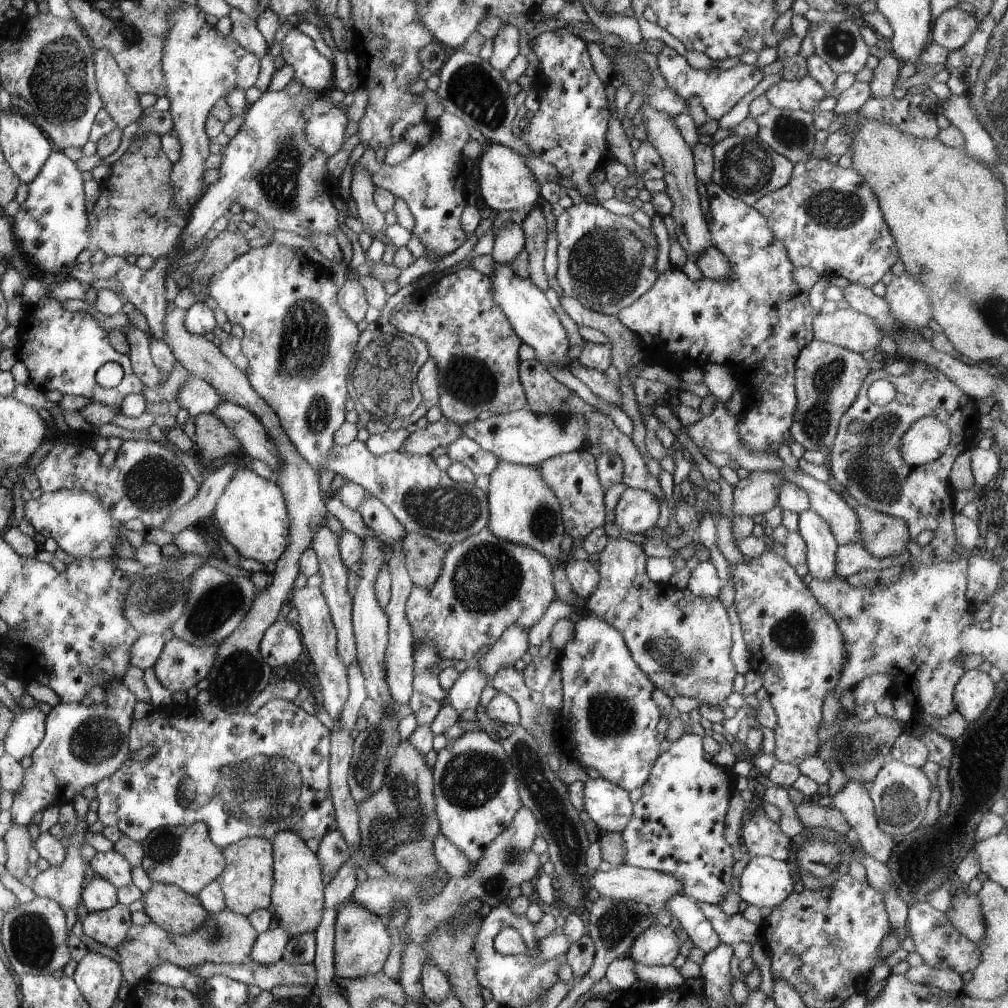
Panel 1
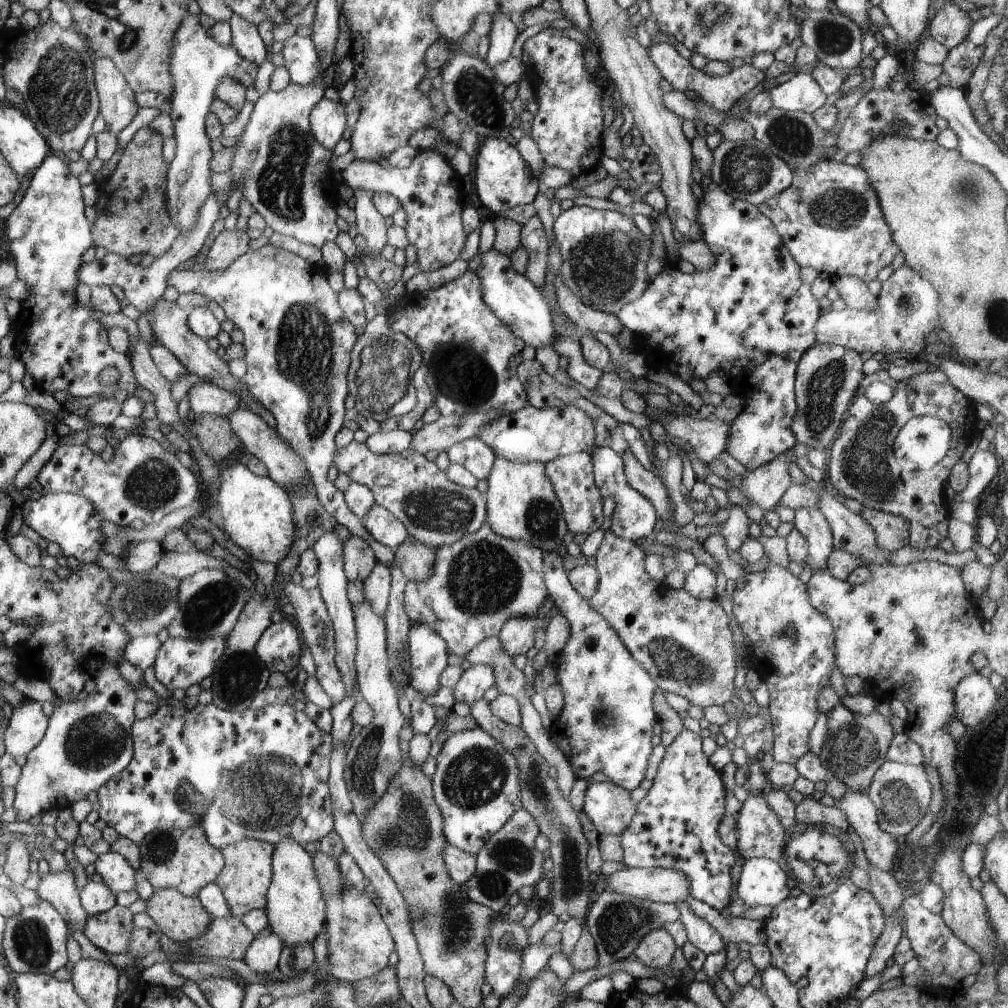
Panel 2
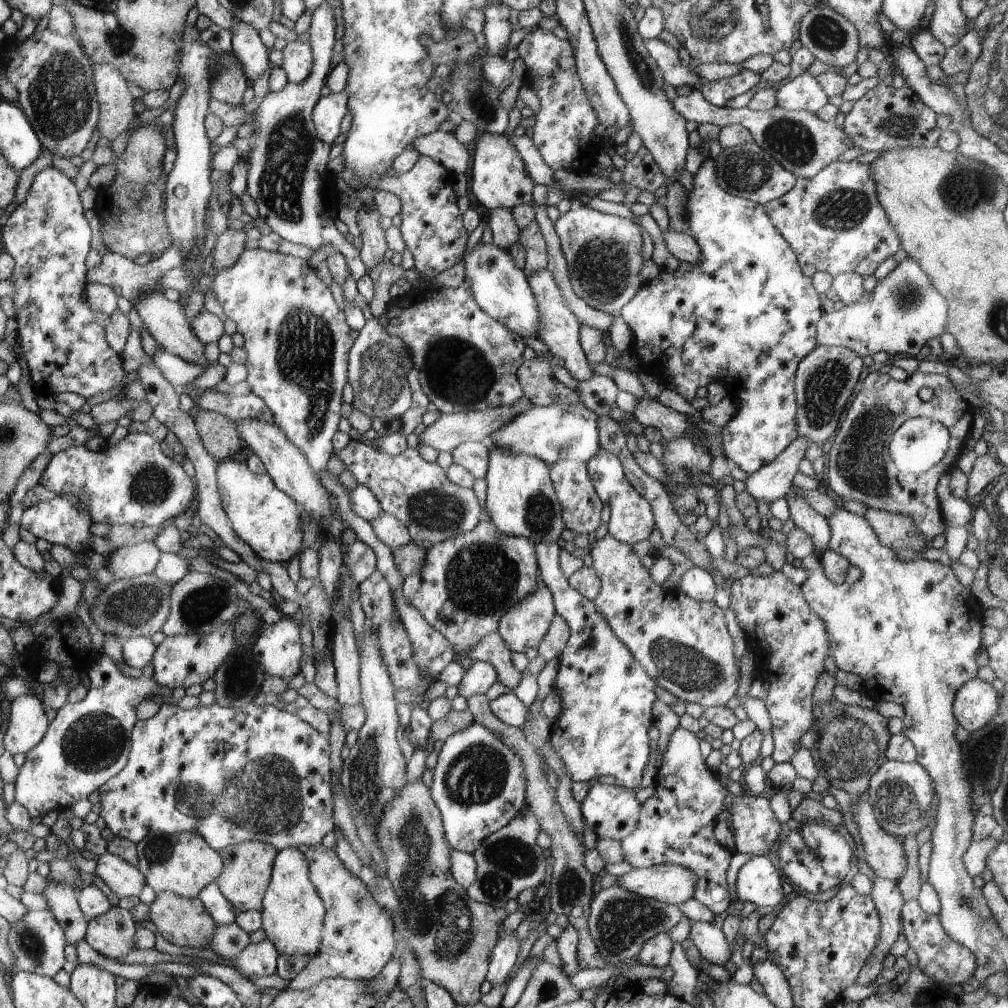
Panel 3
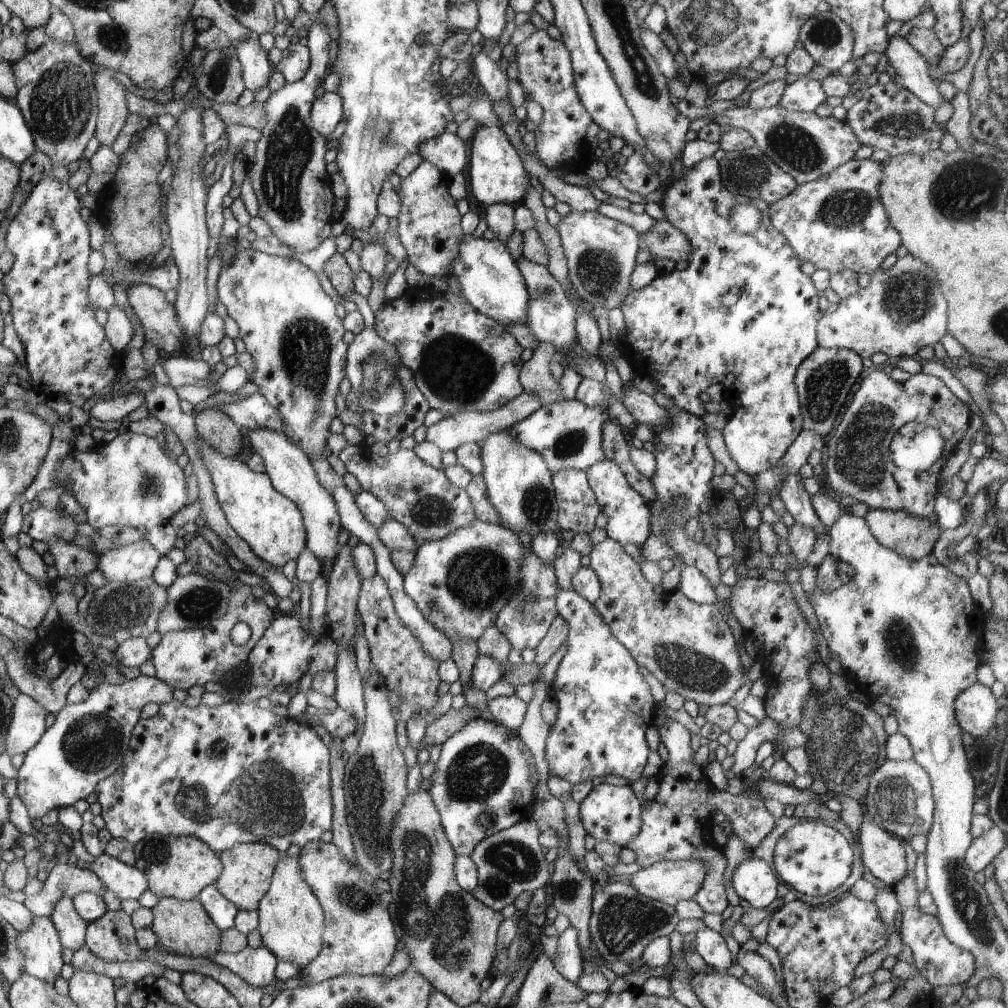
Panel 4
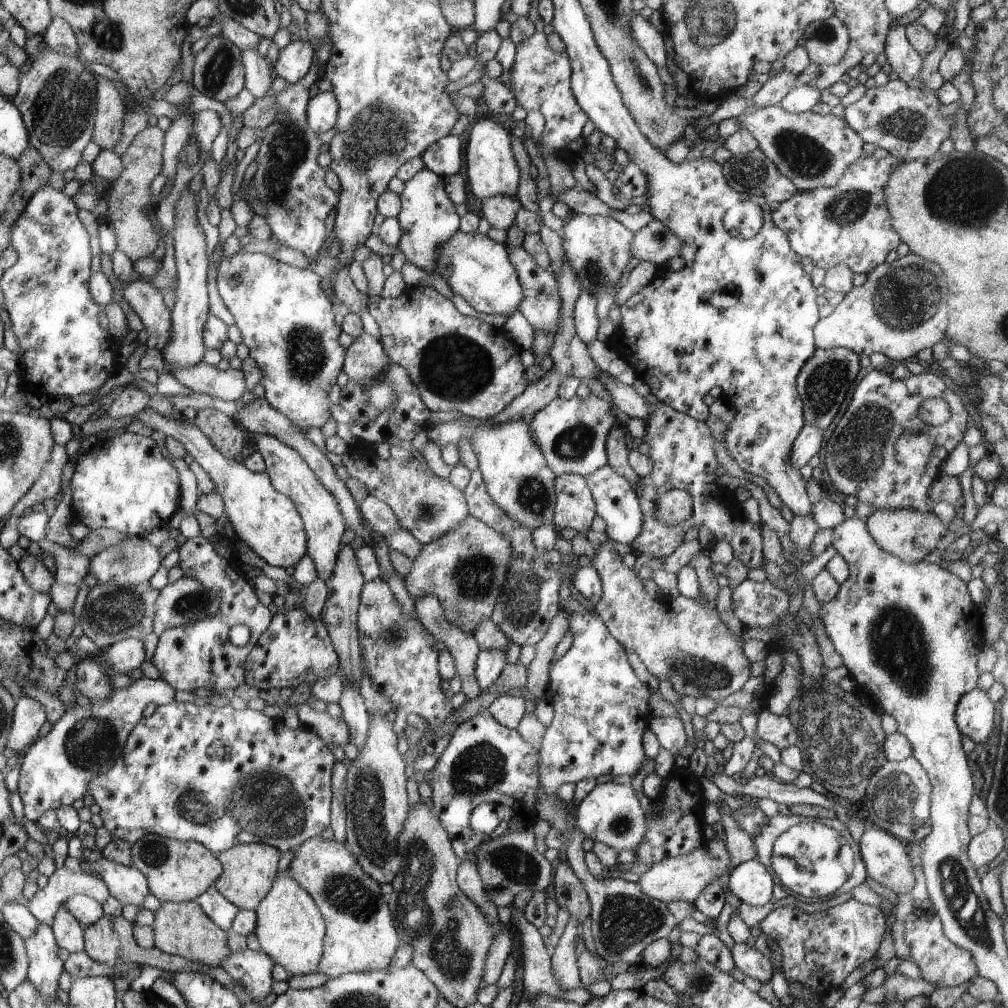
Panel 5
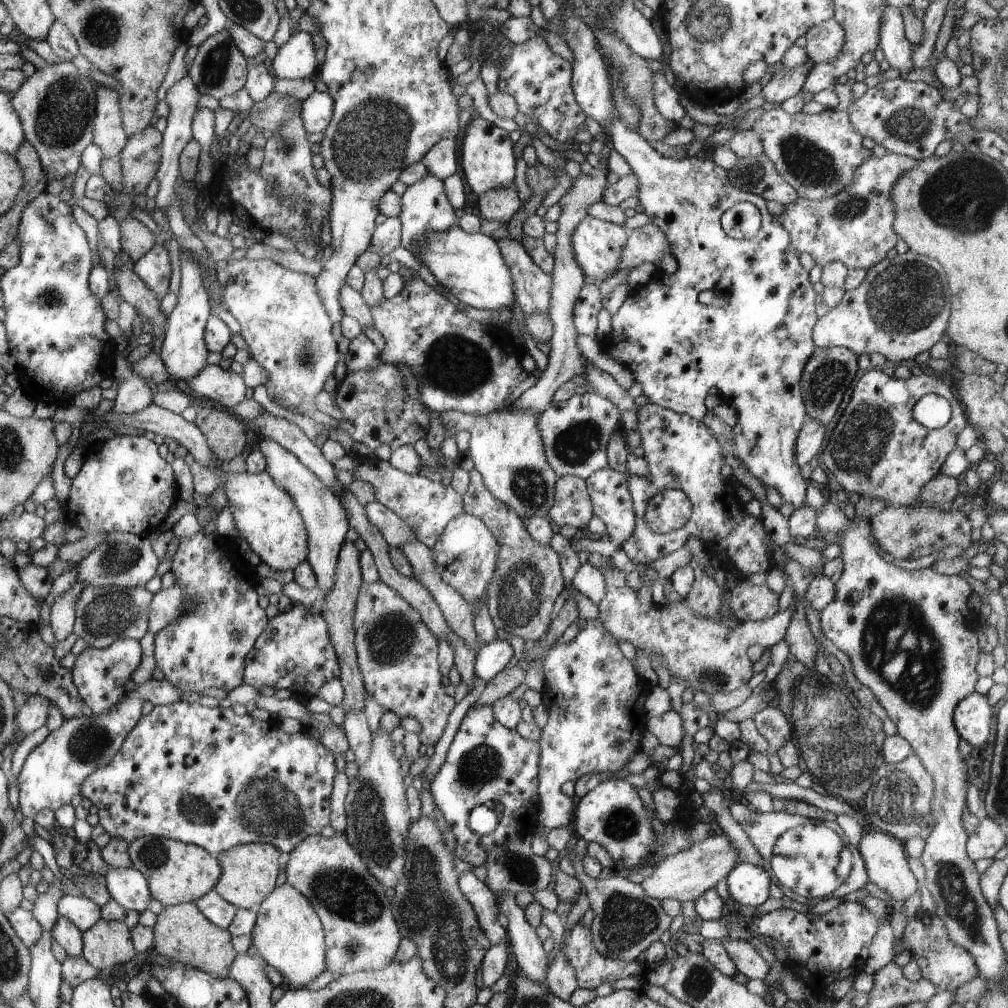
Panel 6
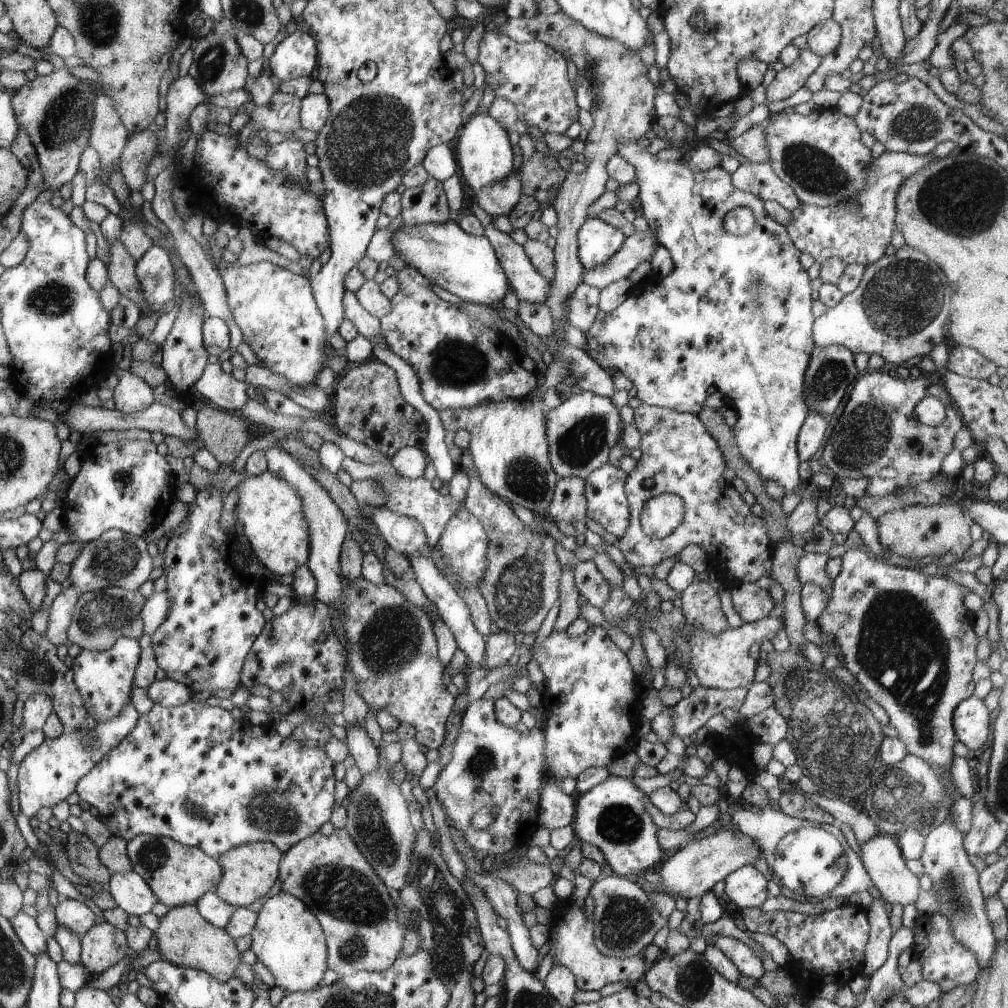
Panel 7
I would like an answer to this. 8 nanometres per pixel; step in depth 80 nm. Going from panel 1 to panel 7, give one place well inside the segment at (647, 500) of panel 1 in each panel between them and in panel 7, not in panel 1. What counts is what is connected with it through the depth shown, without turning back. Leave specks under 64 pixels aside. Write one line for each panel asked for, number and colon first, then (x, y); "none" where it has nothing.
2: (634, 517)
3: (631, 521)
4: (628, 513)
5: (616, 501)
6: (607, 488)
7: (607, 503)

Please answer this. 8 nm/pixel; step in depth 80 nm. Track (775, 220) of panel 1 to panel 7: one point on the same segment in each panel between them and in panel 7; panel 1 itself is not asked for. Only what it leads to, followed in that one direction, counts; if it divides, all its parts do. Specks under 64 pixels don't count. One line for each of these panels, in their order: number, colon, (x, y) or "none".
2: (830, 219)
3: (833, 221)
4: (837, 222)
5: (849, 224)
6: (855, 226)
7: (858, 230)

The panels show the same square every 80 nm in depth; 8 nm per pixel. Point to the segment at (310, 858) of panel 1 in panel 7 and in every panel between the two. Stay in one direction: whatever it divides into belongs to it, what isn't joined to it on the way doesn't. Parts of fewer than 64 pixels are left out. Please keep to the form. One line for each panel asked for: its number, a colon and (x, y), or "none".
2: (295, 910)
3: (293, 913)
4: (291, 923)
5: (290, 929)
6: (288, 934)
7: (287, 938)

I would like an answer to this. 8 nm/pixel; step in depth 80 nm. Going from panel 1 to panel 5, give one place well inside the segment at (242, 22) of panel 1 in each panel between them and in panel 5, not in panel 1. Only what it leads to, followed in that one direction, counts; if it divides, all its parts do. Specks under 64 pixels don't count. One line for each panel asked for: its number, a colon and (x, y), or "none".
2: (245, 37)
3: (247, 46)
4: (256, 67)
5: (259, 75)

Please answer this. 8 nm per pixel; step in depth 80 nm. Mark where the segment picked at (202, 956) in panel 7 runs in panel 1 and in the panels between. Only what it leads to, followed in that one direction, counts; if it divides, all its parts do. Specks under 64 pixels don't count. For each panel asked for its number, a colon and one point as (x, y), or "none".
1: (179, 913)
2: (181, 918)
3: (184, 922)
4: (183, 927)
5: (184, 929)
6: (183, 934)

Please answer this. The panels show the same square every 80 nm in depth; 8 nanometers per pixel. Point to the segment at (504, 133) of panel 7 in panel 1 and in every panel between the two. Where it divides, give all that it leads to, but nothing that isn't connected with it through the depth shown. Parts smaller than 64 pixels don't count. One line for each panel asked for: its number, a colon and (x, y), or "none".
1: (506, 183)
2: (503, 180)
3: (499, 179)
4: (496, 172)
5: (491, 169)
6: (487, 158)

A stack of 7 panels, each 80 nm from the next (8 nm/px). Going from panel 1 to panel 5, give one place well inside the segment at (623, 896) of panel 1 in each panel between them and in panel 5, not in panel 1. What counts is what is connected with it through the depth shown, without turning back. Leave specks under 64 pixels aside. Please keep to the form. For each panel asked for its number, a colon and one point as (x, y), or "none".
2: (660, 885)
3: (673, 884)
4: (669, 882)
5: (682, 878)

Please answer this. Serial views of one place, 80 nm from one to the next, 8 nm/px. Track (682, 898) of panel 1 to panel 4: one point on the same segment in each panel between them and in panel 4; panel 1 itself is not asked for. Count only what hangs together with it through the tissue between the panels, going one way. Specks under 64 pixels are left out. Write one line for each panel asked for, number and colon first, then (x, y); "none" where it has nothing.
2: (704, 936)
3: (710, 941)
4: (710, 945)

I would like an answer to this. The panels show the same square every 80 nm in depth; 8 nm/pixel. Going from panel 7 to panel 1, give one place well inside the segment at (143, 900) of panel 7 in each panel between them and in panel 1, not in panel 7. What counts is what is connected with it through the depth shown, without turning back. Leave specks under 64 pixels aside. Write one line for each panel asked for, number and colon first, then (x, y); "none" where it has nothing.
1: (112, 866)
2: (118, 874)
3: (124, 880)
4: (128, 883)
5: (127, 884)
6: (128, 887)

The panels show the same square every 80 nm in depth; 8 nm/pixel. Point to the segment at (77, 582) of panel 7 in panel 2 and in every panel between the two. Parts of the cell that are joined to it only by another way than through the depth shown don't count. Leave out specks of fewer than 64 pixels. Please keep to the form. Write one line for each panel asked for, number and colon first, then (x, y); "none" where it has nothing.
2: (141, 557)
3: (132, 561)
4: (136, 561)
5: (134, 560)
6: (125, 560)

